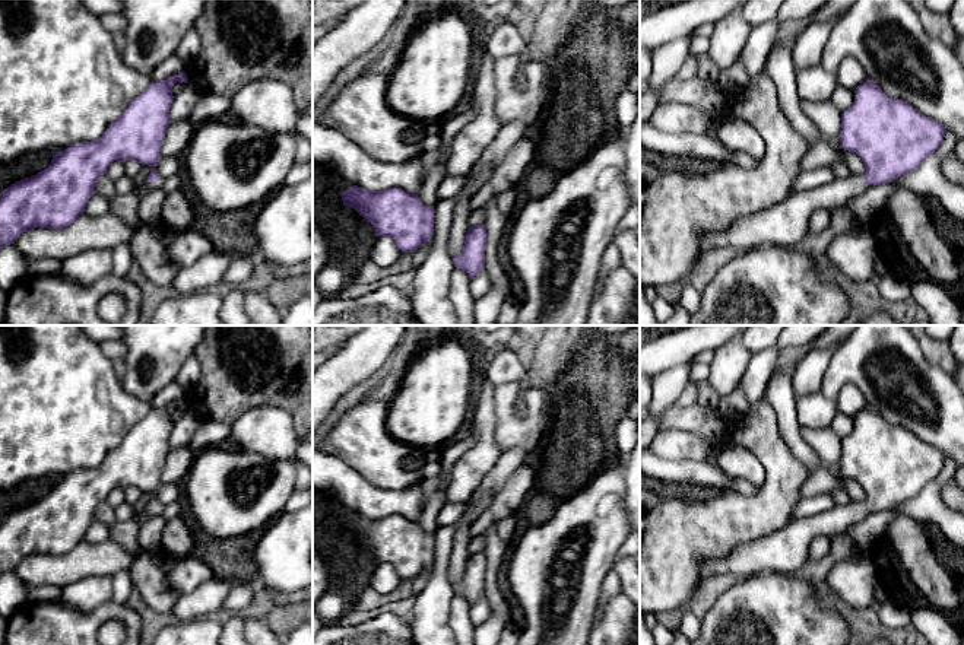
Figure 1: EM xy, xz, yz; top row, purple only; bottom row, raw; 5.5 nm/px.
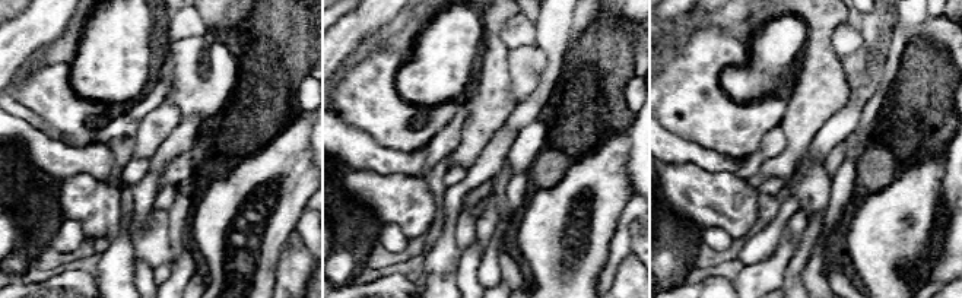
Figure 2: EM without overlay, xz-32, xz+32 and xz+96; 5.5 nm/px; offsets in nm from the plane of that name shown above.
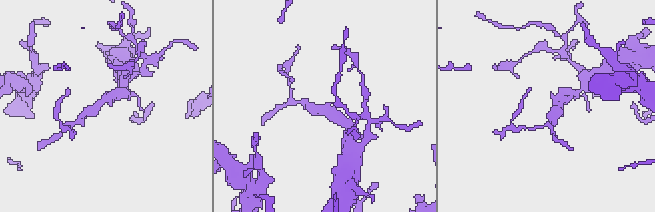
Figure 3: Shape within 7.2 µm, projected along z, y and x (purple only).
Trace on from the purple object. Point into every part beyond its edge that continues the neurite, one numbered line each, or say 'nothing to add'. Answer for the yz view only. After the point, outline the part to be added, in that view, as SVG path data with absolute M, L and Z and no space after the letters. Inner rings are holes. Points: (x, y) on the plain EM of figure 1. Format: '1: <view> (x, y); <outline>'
1: yz (785, 550); M852 501L806 518L790 521L784 528L736 547L726 557L707 557L698 563L700 579L716 573L752 576L774 571L790 573L809 559L809 544L816 537L835 538L865 520L865 502Z

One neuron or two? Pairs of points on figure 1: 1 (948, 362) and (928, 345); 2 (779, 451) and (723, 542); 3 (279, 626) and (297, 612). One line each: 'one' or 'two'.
1: one
2: one
3: one

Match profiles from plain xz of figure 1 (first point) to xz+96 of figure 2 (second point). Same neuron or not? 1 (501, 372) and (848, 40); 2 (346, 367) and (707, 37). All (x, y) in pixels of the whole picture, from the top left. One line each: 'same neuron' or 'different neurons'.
1: same neuron
2: different neurons

